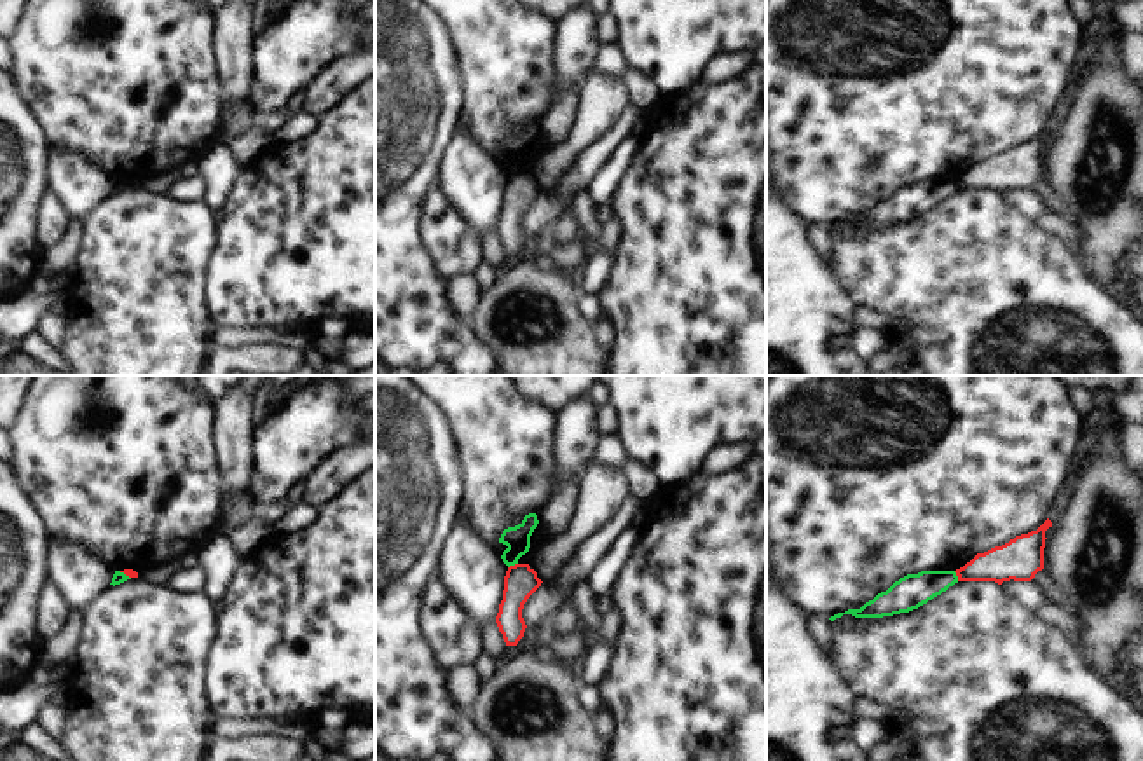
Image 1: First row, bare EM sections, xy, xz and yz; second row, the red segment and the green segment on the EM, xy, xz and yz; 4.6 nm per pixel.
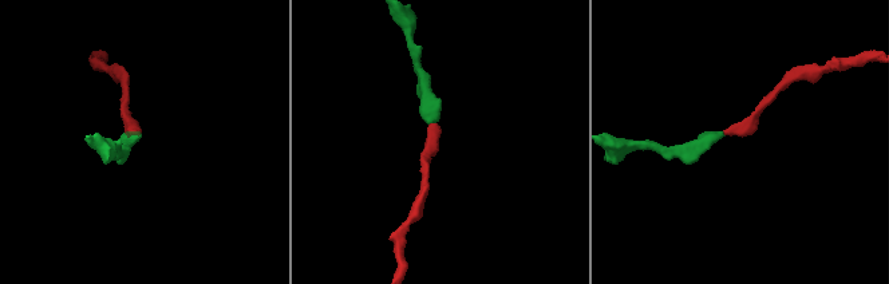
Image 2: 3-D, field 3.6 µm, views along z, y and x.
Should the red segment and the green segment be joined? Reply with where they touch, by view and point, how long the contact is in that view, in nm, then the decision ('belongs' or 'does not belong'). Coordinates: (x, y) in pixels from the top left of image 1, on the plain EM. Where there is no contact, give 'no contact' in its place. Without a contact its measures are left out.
contact xz (512, 175); length 50 nm; does not belong

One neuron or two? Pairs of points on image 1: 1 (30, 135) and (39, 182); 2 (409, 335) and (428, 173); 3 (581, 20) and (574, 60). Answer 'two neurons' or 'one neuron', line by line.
1: one neuron
2: one neuron
3: one neuron

